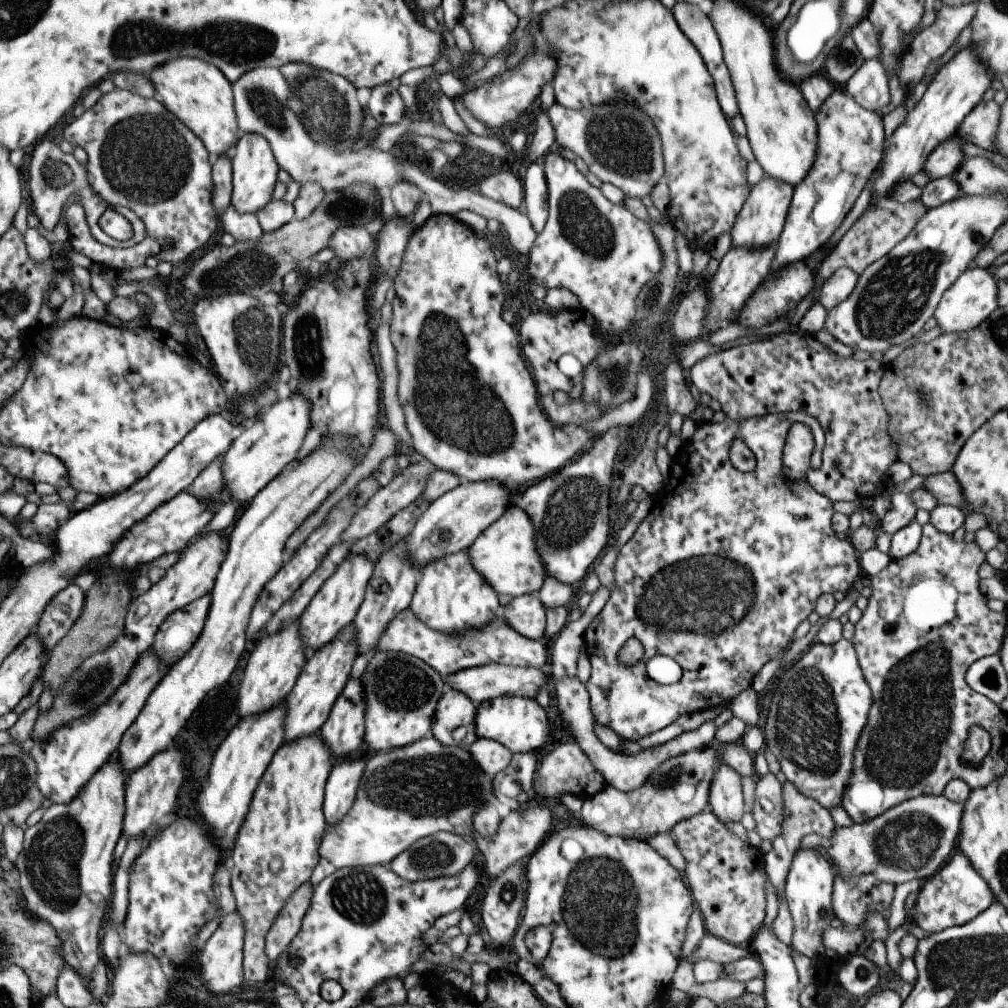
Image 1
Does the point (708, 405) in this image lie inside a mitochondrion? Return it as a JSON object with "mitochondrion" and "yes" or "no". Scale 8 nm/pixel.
{"mitochondrion":"no"}

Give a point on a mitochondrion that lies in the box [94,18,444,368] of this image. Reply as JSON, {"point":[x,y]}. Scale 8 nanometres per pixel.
{"point":[145,158]}

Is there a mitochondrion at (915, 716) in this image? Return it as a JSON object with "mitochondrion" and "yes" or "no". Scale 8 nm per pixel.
{"mitochondrion":"yes"}

